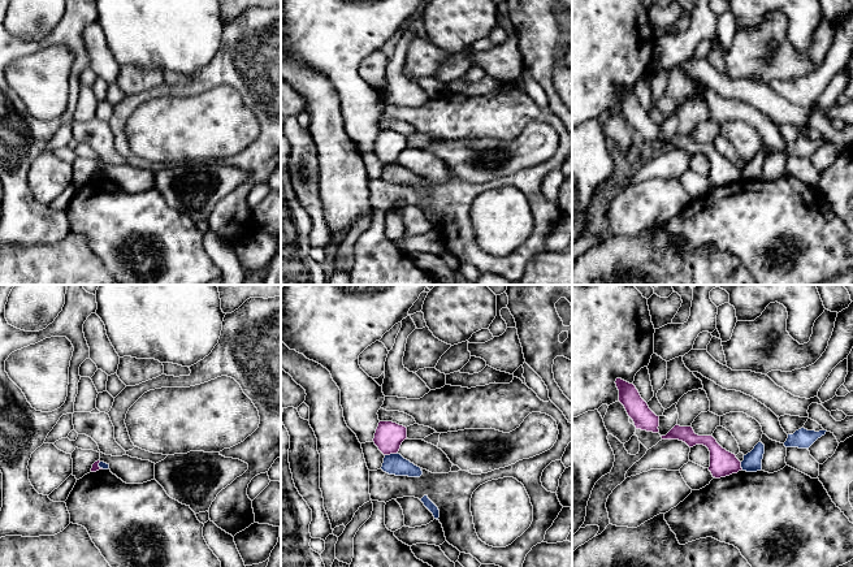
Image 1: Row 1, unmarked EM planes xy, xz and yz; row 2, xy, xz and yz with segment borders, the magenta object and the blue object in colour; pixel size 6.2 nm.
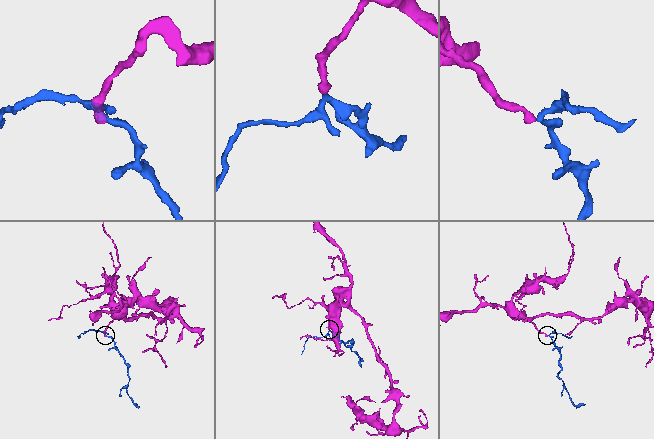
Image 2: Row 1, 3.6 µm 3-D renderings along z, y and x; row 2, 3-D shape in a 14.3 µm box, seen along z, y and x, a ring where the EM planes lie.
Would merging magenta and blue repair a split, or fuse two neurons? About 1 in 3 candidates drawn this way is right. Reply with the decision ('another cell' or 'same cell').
another cell

